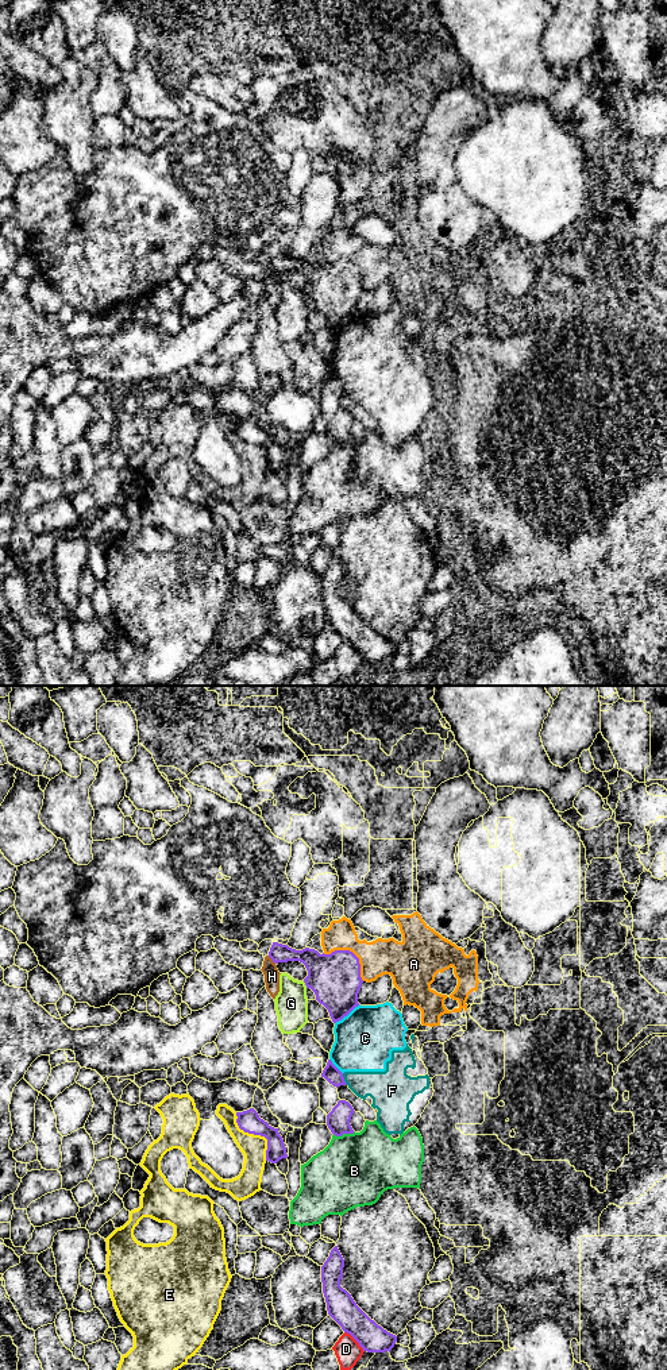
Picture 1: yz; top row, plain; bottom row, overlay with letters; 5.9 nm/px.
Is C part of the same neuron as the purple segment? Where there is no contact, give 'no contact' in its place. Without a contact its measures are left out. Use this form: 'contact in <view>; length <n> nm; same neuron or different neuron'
contact in yz; length 190 nm; different neuron

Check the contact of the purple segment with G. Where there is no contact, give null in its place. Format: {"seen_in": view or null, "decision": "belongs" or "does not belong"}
{"seen_in": "yz", "decision": "does not belong"}

